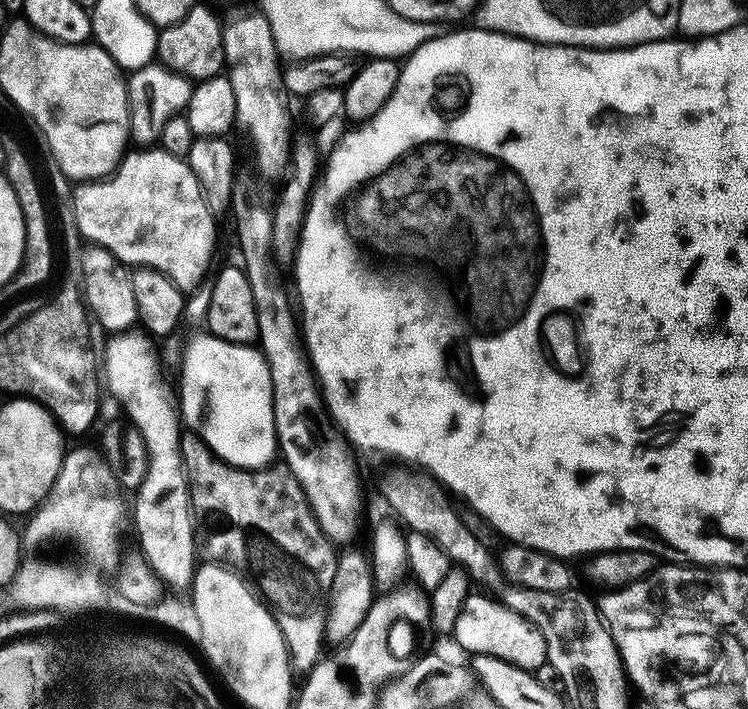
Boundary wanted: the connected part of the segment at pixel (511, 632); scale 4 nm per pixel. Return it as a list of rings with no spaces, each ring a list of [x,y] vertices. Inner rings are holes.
[[[469,594],[465,598],[454,631],[457,642],[470,654],[493,656],[519,668],[537,670],[536,668],[545,667],[548,655],[542,630],[538,630],[538,626],[534,626],[522,614],[510,610],[491,595],[480,595],[484,596]]]

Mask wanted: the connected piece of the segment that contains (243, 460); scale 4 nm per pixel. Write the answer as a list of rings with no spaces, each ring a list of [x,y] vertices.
[[[202,332],[202,334],[194,337],[188,344],[184,352],[184,360],[182,362],[182,374],[180,376],[180,388],[178,384],[178,406],[181,413],[183,423],[195,434],[200,435],[204,440],[204,444],[221,460],[224,460],[236,468],[247,468],[249,470],[259,470],[267,467],[276,456],[278,450],[278,441],[276,438],[276,427],[274,426],[273,412],[273,383],[270,380],[270,370],[268,363],[264,358],[264,353],[252,344],[238,344],[230,340],[224,340],[219,336],[213,336],[212,333]]]

